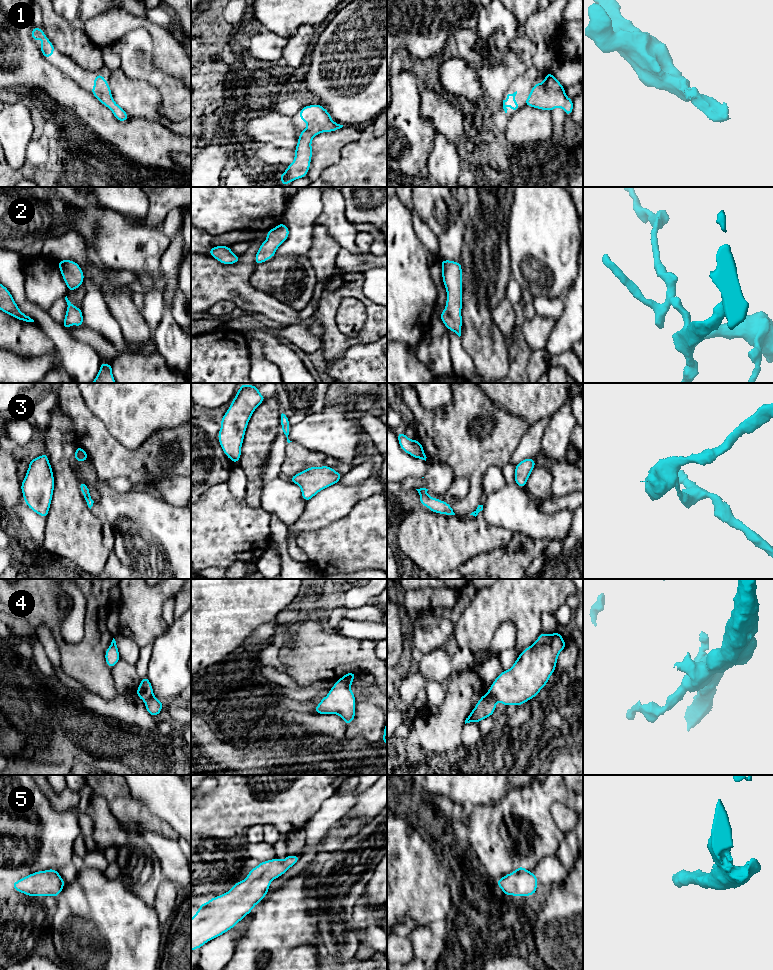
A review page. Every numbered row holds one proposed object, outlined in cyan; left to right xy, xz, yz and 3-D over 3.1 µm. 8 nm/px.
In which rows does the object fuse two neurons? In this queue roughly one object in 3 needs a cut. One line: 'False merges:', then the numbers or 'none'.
False merges: 4

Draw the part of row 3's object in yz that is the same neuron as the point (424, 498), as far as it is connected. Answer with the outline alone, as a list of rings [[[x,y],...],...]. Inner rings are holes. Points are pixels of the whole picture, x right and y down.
[[[420,488],[416,490],[420,495],[420,504],[427,506],[430,511],[444,515],[455,515],[452,507],[447,502],[441,501],[434,497],[430,497],[427,494],[428,489]]]

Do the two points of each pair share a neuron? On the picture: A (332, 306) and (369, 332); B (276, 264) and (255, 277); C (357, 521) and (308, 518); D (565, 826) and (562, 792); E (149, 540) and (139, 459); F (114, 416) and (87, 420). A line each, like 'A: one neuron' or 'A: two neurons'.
A: one neuron
B: one neuron
C: two neurons
D: two neurons
E: two neurons
F: two neurons

